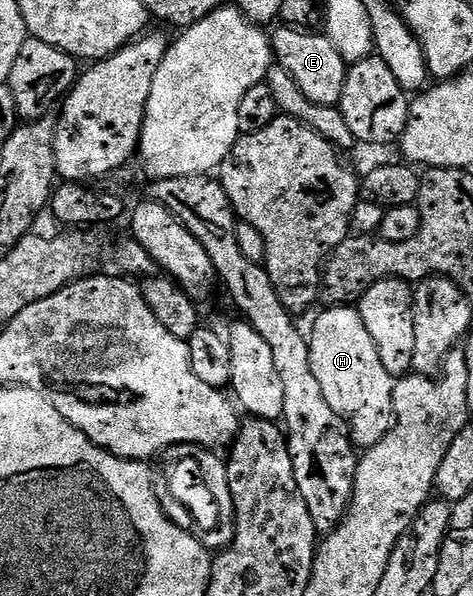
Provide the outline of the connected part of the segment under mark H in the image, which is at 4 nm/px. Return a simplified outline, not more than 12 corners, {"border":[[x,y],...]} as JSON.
{"border":[[357,308],[308,329],[312,375],[350,440],[394,425],[395,378]]}

